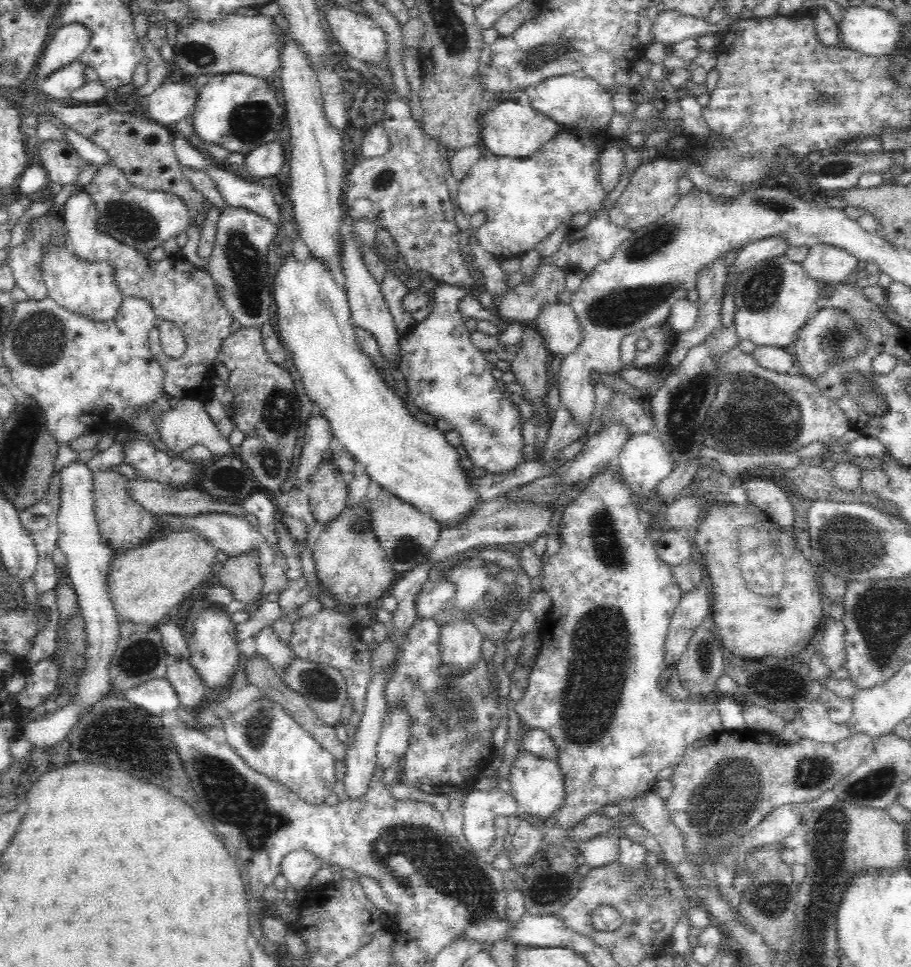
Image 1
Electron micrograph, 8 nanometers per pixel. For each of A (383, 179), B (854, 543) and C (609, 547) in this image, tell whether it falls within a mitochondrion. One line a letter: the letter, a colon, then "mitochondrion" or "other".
A: mitochondrion
B: mitochondrion
C: mitochondrion

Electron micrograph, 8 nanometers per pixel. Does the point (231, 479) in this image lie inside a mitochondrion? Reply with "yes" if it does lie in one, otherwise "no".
yes

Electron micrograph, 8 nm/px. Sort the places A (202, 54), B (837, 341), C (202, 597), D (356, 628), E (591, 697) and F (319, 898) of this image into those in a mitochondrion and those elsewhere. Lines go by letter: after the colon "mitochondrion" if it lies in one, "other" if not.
A: mitochondrion
B: mitochondrion
C: other
D: other
E: mitochondrion
F: other

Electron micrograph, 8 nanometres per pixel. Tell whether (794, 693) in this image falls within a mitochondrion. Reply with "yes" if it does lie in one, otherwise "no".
no

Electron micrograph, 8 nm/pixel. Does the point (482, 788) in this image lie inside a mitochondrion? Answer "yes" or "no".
no

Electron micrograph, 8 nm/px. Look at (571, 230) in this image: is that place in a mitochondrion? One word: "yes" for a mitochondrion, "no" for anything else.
no

